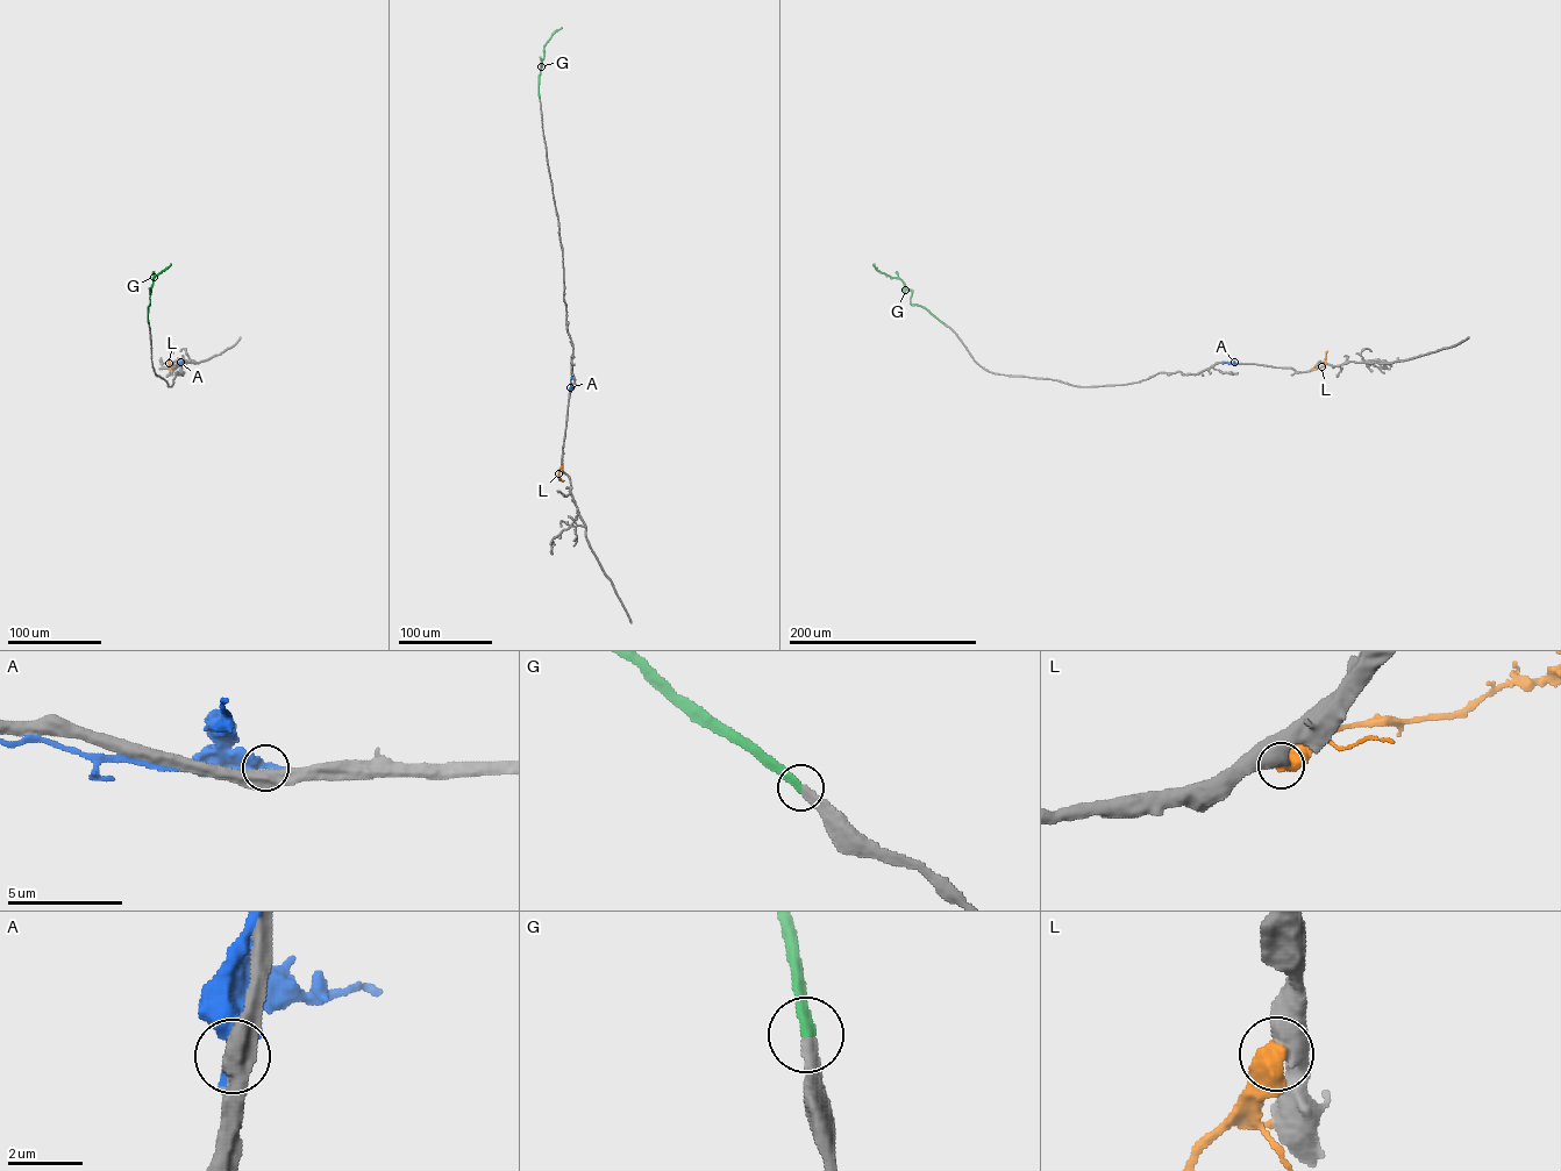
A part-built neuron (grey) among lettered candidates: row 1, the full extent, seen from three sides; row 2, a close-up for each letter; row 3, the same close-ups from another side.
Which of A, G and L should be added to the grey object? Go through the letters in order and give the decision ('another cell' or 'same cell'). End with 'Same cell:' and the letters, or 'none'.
A: another cell
G: same cell
L: another cell
Same cell: G

